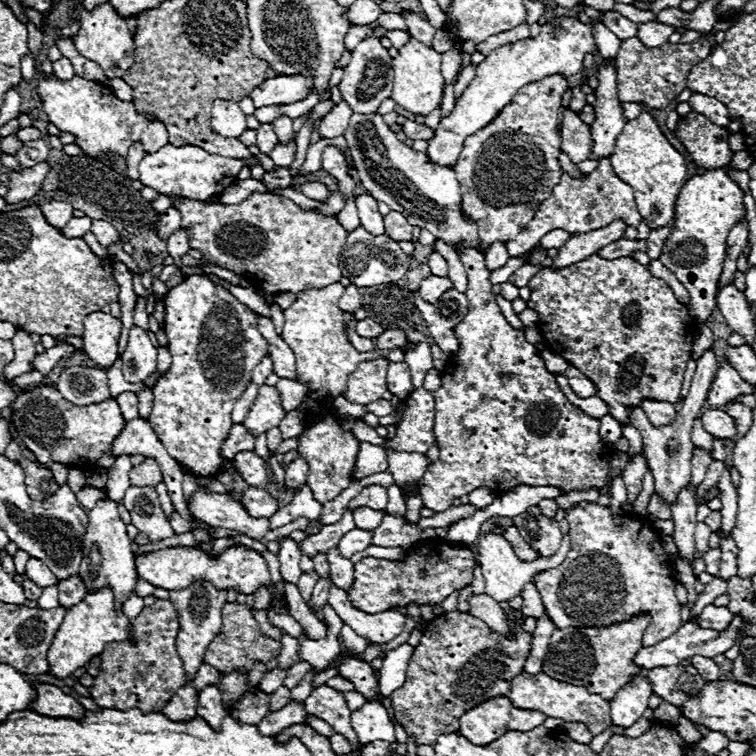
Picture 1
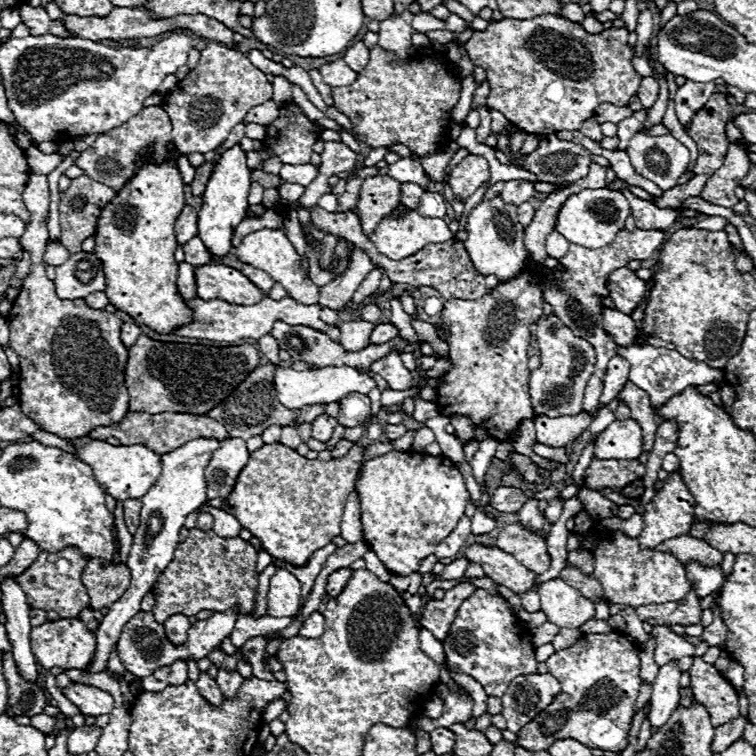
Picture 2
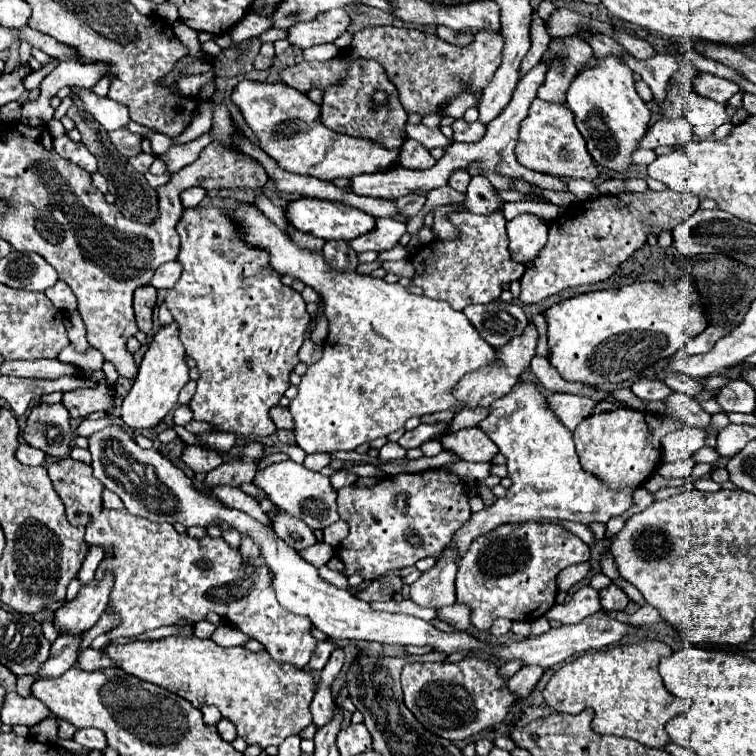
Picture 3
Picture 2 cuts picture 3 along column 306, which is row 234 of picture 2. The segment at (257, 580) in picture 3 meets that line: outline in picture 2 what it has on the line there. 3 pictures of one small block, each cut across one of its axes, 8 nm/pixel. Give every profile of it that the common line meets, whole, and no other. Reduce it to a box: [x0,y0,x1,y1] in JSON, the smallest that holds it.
[544,230,664,412]

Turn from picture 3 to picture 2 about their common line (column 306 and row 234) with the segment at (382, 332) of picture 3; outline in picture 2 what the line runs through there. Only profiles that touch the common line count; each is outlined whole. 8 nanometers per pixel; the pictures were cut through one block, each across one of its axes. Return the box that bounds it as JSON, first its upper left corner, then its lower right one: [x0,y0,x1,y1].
[236,210,454,306]

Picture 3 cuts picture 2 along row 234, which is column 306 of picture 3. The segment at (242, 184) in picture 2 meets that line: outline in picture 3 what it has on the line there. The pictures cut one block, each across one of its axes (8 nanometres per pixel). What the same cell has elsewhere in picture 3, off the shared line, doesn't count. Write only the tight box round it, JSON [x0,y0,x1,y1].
[286,198,376,240]

